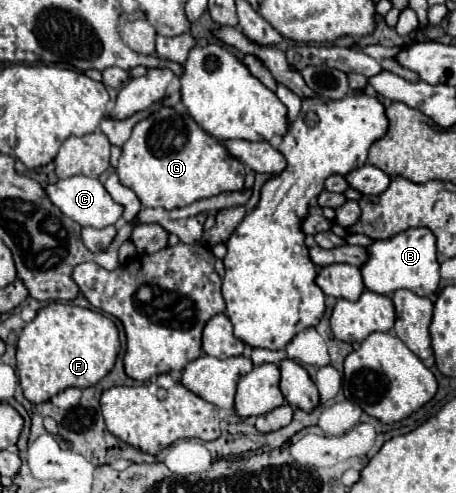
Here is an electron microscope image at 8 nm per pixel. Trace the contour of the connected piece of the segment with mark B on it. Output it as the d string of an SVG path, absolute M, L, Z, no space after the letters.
M406 229L390 239L374 241L366 247L366 263L360 265L362 281L368 291L390 295L396 289L408 289L416 295L432 295L440 283L440 265L436 261L436 239L424 229Z

